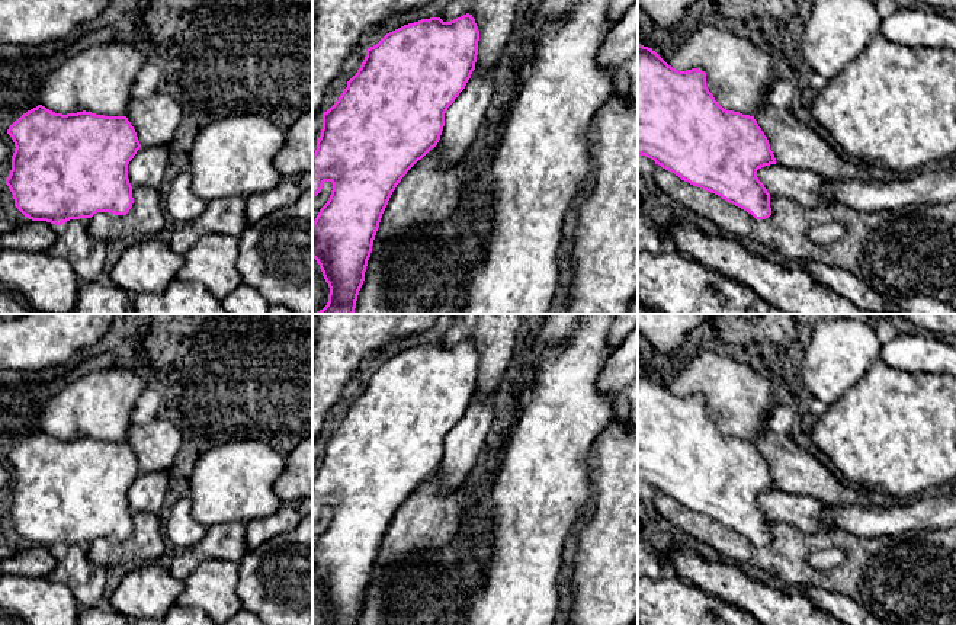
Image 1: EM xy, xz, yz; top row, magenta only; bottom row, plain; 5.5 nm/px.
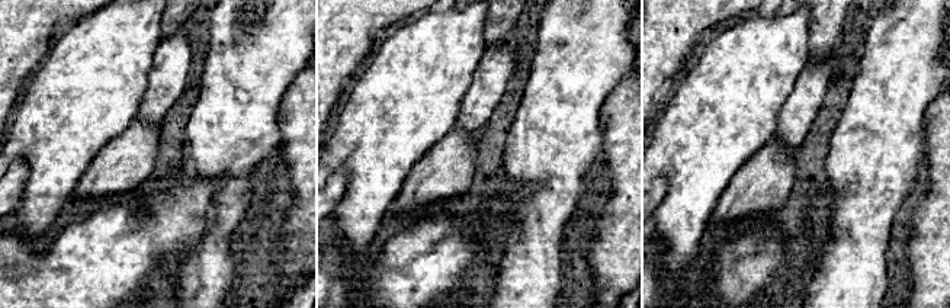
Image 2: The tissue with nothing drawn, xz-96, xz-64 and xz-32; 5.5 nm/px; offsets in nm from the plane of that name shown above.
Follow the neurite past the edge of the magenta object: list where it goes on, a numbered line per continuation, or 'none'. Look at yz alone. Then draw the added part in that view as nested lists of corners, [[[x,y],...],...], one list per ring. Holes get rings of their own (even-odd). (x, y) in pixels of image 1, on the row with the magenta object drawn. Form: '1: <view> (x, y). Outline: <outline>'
1: yz (802, 186). Outline: [[[776,163],[758,169],[757,177],[770,195],[785,196],[805,208],[831,203],[819,195],[825,179],[811,170],[795,170]]]

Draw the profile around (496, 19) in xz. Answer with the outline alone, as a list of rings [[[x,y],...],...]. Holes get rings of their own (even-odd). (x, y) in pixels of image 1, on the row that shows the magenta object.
[[[452,0],[440,13],[443,22],[450,22],[469,13],[478,26],[478,55],[475,71],[494,68],[504,47],[516,38],[516,9],[520,0]]]

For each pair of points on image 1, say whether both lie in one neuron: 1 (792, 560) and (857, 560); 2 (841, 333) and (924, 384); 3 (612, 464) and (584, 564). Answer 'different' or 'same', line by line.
1: same
2: same
3: same

